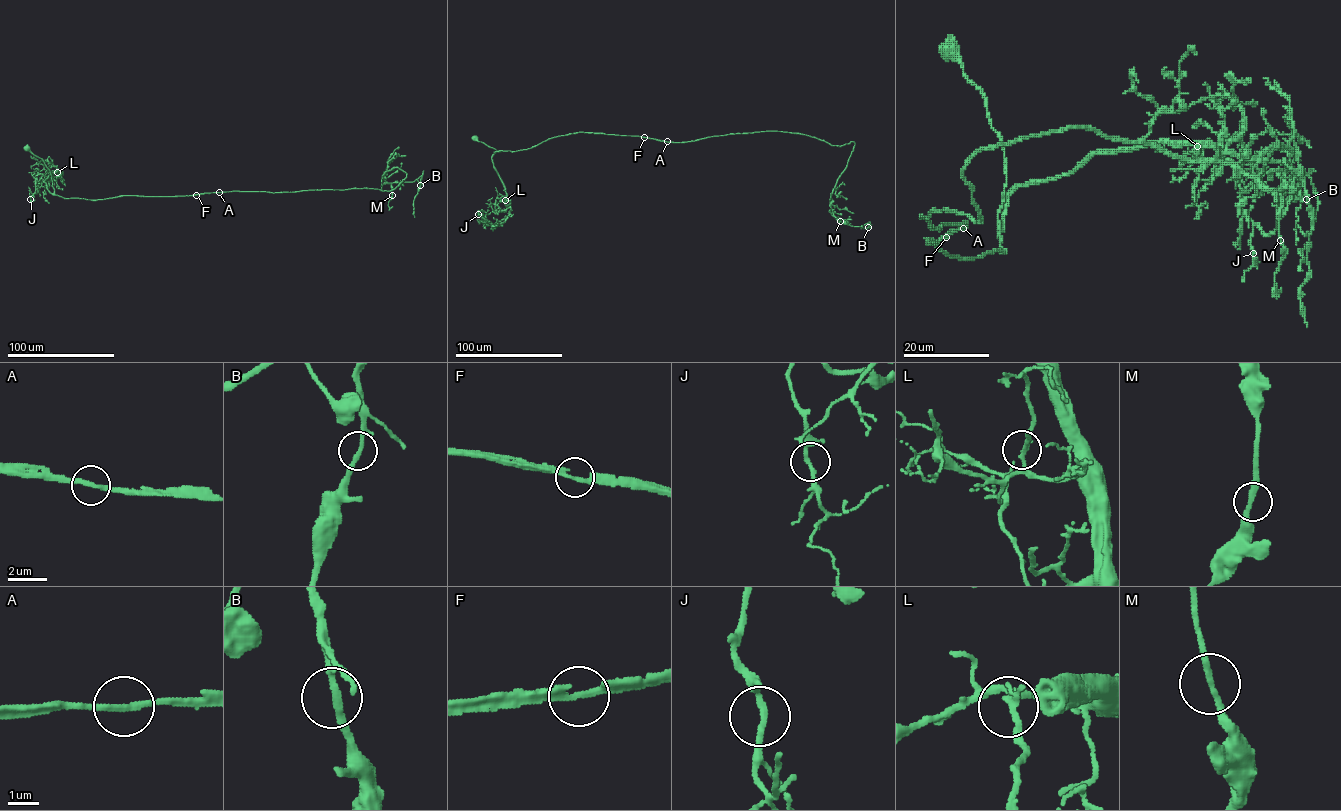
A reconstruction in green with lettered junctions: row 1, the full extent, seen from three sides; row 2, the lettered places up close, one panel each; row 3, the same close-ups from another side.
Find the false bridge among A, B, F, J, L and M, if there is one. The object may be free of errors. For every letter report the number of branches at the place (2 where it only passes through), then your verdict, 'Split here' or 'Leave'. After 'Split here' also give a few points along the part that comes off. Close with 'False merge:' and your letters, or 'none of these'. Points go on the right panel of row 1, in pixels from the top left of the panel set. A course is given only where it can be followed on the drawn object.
A: Branches: 2. Leave
B: Branches: 2. Leave
F: Branches: 2. Leave
J: Branches: 2. Leave
L: Branches: 2. Leave
M: Branches: 2. Leave
False merge: none of these

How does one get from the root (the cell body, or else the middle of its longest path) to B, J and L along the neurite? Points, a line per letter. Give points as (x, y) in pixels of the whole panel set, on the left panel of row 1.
B: (26, 148), (65, 198), (390, 191), (406, 176), (394, 167), (386, 181), (421, 175), (420, 185)
J: (26, 148), (49, 171), (52, 194), (43, 181), (62, 173), (44, 179), (36, 193), (30, 192), (30, 199)
L: (26, 148), (40, 158), (49, 171), (54, 189), (52, 194), (43, 181), (50, 174), (57, 172)

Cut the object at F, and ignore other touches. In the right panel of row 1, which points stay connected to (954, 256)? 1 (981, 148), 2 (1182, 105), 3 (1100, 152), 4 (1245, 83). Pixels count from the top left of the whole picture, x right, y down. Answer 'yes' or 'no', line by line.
1: no
2: no
3: yes
4: no

